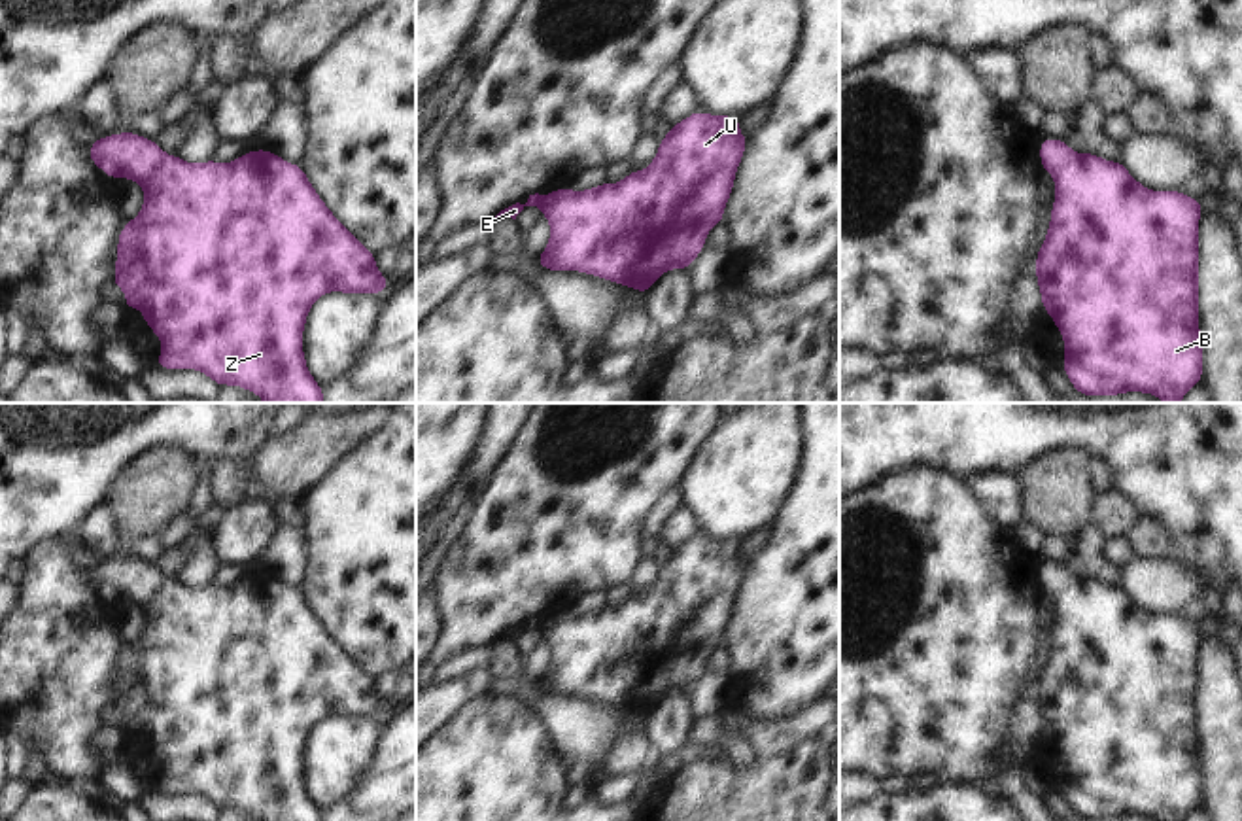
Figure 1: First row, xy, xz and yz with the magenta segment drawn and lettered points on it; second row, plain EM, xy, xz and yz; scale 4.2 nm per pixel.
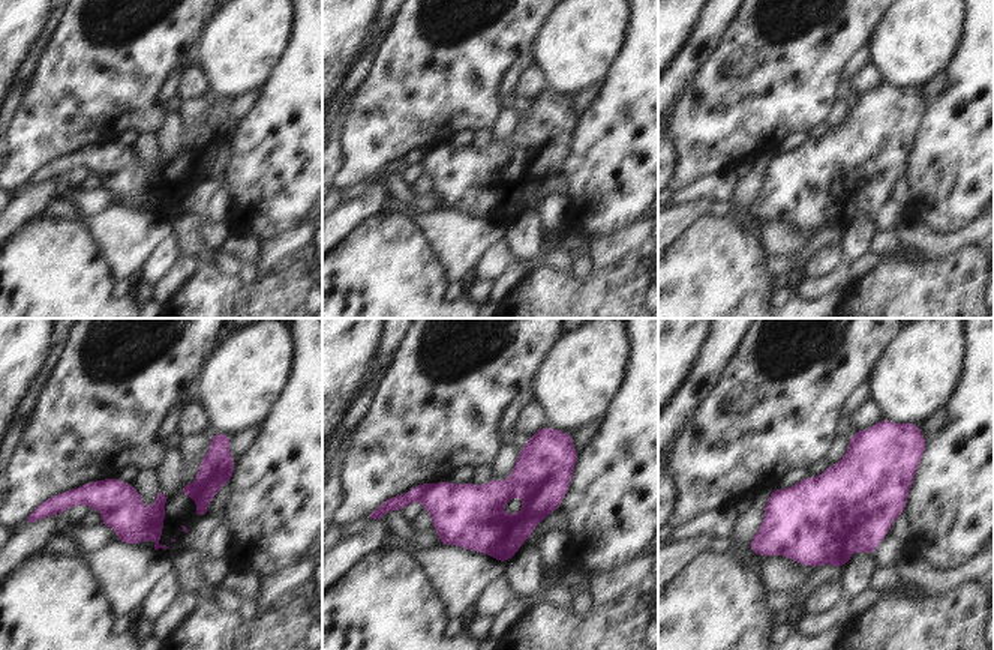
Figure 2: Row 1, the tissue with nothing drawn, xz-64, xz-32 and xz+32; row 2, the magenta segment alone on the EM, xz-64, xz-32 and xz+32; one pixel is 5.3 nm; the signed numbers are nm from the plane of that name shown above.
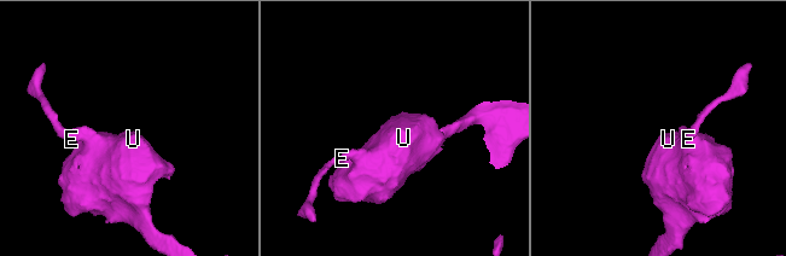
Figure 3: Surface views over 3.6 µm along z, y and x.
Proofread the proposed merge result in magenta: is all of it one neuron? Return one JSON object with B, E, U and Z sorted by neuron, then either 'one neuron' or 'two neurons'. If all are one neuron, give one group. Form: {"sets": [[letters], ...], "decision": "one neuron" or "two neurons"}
{"sets": [["B", "E", "U", "Z"]], "decision": "one neuron"}

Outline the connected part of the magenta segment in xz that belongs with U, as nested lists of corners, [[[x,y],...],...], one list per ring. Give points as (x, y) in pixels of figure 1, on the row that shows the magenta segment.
[[[698,110],[669,127],[665,138],[660,140],[654,161],[645,170],[630,170],[620,183],[605,182],[577,193],[571,187],[560,187],[550,195],[535,193],[529,195],[526,204],[516,202],[495,218],[516,219],[526,206],[539,206],[552,231],[546,250],[535,257],[535,263],[554,272],[586,272],[647,293],[667,269],[686,271],[698,253],[705,250],[707,233],[722,223],[747,144],[749,138],[739,132],[739,115],[724,117]]]

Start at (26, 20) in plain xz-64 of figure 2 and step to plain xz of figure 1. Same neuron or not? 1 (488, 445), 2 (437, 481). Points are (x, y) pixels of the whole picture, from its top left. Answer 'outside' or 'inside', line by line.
1: outside
2: inside

